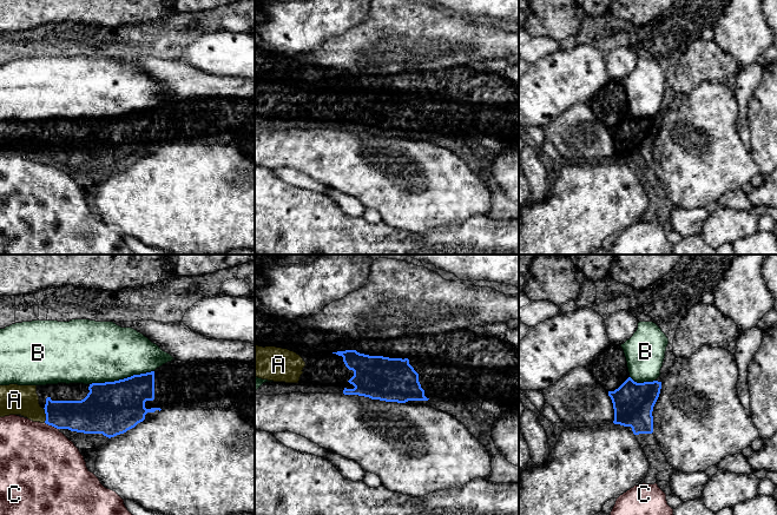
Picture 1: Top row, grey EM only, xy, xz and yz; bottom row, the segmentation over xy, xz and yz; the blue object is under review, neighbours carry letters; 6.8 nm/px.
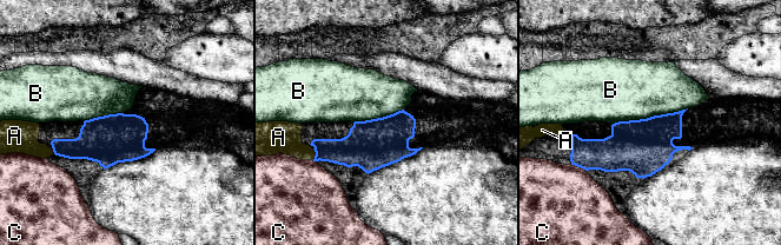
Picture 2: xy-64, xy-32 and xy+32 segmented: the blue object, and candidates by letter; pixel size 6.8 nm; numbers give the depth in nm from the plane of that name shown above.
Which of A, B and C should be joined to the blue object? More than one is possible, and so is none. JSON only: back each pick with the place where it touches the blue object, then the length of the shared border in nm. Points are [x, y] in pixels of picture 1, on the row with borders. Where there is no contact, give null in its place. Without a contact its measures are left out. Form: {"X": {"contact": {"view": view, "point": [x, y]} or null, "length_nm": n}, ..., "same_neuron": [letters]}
{"A": {"contact": {"view": "xy", "point": [46, 415]}, "length_nm": 110}, "same_neuron": ["A"]}

